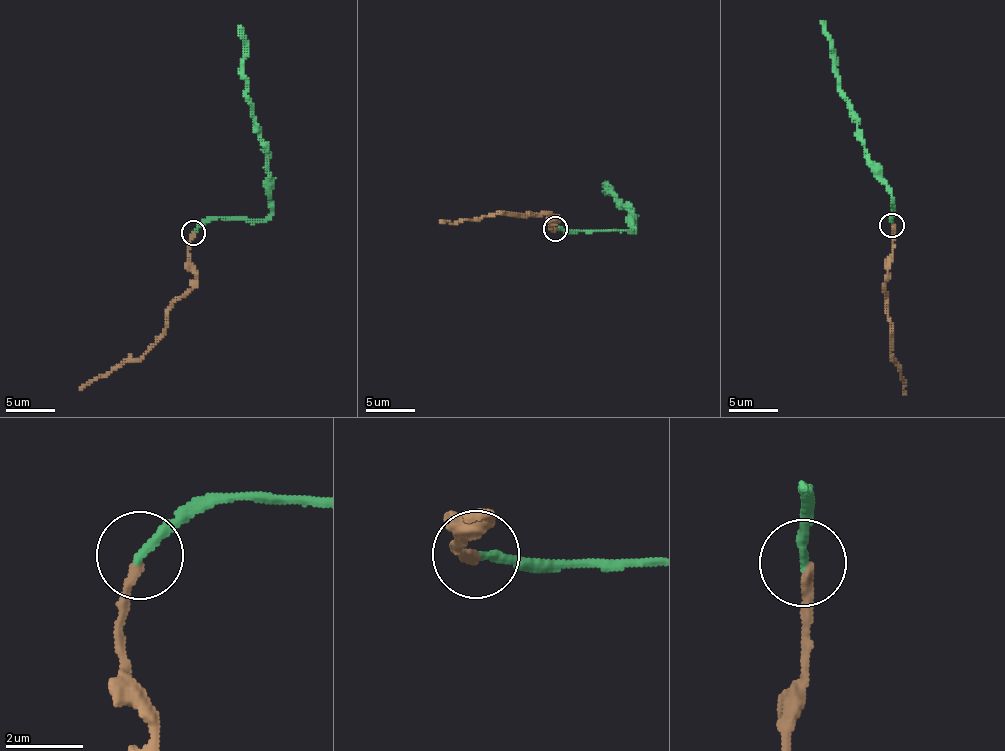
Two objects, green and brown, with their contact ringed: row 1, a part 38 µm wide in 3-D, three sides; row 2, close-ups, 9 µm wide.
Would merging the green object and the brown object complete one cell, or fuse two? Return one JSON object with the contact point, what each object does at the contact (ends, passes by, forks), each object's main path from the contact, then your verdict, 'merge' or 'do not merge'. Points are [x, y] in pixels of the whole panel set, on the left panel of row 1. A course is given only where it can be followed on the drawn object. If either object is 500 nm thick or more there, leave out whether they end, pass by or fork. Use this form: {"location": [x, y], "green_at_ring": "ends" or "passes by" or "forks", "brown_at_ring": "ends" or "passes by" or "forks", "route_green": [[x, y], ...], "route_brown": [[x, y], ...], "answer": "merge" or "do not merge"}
{"location": [193, 232], "green_at_ring": "ends", "brown_at_ring": "ends", "route_green": [[192, 232], [219, 217], [264, 219], [271, 212], [268, 153], [246, 96], [241, 25]], "route_brown": [[192, 232], [187, 263], [195, 285], [168, 312], [163, 334], [141, 356], [89, 380], [79, 390]], "answer": "merge"}

